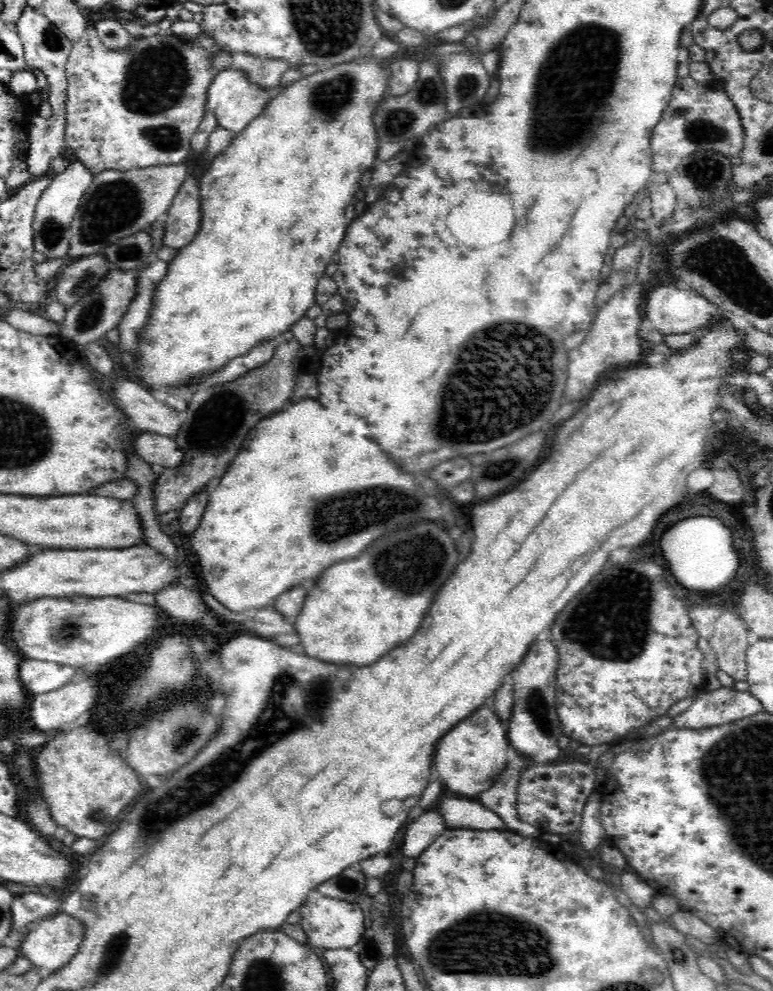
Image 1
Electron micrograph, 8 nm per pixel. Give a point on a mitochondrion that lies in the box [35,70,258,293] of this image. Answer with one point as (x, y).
(119, 201)

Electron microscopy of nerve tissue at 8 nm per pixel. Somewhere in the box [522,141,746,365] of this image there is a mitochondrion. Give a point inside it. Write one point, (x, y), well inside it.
(700, 168)

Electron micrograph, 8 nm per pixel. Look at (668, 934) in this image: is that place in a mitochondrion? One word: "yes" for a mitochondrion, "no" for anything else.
no

